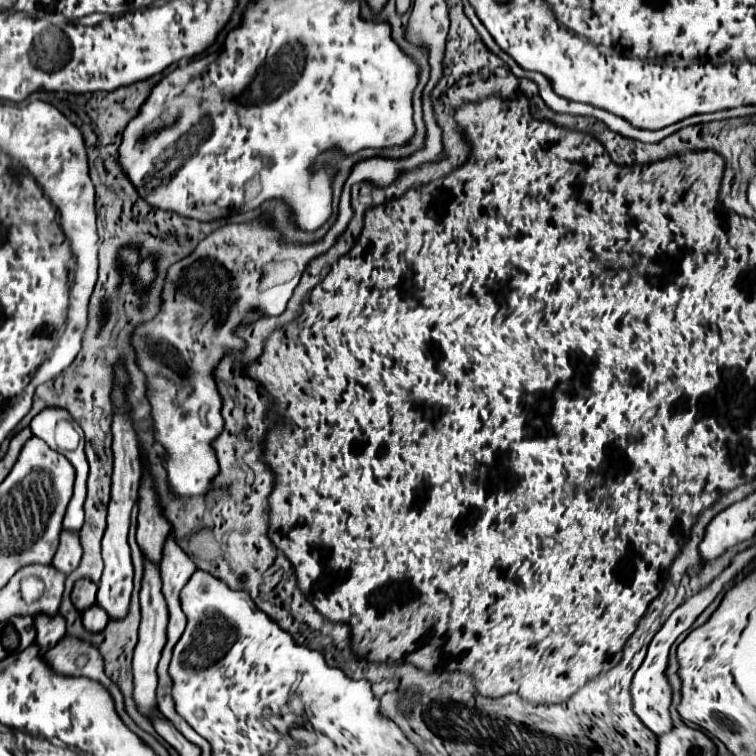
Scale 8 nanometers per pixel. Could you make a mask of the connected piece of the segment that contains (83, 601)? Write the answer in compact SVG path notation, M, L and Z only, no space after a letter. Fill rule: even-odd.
M80 579L80 583L74 583L72 603L78 611L92 607L96 603L96 583L92 583L90 579Z

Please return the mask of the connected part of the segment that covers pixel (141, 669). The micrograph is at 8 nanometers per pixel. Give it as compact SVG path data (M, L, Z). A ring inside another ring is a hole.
M144 559L144 577L140 589L140 609L142 609L142 623L140 623L140 641L134 651L134 701L138 709L148 715L156 707L156 665L160 661L160 651L166 645L166 625L168 625L168 609L162 595L162 579L160 579L160 565Z

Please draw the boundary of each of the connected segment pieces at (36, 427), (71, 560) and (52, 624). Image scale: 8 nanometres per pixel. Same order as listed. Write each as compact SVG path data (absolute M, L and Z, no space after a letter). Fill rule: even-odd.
M46 407L42 413L38 413L32 423L30 423L30 429L36 437L44 439L52 449L58 449L56 447L56 441L54 441L54 429L58 425L60 419L70 419L70 413L62 407Z
M62 531L58 551L52 559L52 565L62 573L72 573L80 565L80 559L82 559L82 547L80 547L78 533Z
M60 613L34 615L34 625L36 625L36 643L40 645L42 655L66 635L66 619Z

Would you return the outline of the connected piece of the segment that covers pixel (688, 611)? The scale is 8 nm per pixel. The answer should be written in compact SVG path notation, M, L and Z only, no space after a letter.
M748 549L740 551L738 555L732 557L730 565L704 589L700 589L700 593L688 597L682 607L676 607L676 611L672 611L672 615L664 621L662 629L654 635L652 643L648 645L648 655L644 659L644 663L640 665L640 669L636 671L634 675L634 681L632 681L632 699L634 699L634 713L642 719L642 723L654 731L656 735L662 735L662 733L668 733L672 729L672 717L670 717L670 703L672 703L672 687L670 687L670 681L666 677L666 667L668 667L668 651L672 647L672 643L678 639L680 633L684 633L686 629L690 629L690 625L696 621L696 617L714 601L714 597L720 593L720 589L724 587L726 581L730 581L744 565L748 563Z

